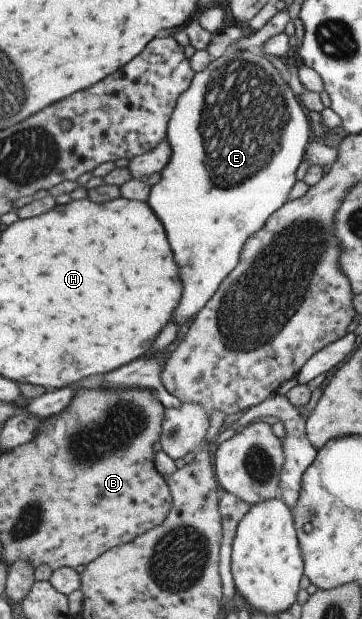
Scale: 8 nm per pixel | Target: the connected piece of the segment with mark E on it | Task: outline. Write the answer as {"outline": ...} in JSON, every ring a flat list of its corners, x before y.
{"outline":[[238,50,233,53,225,51,211,63,208,62,208,65,202,71,195,73,190,85,177,97,165,131,165,140,170,148,170,157,166,165,159,171,160,179,154,185,149,186,146,201,154,215,160,220,173,253,173,258,179,267,179,278,183,290,170,319,175,324,180,326,212,297,220,282,230,273,233,267,236,267,238,255,246,239,255,231,258,231,264,225,268,216,285,202,288,191,296,181,294,173,296,173,300,161,303,160,304,148,313,138,309,127,306,111,297,97,292,94,288,84,283,81,276,69,272,67,272,64,256,50]]}

